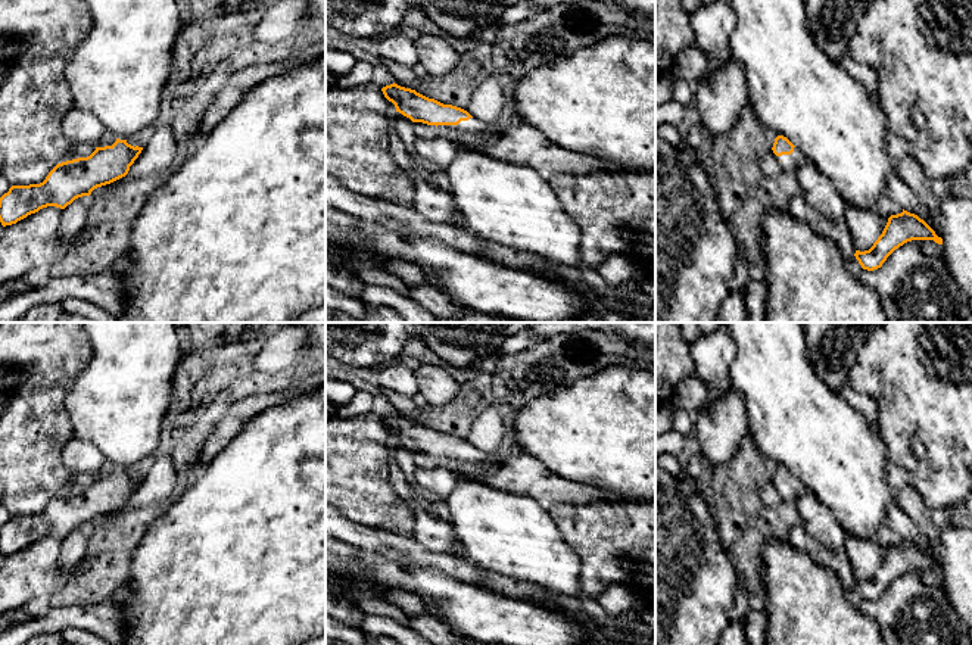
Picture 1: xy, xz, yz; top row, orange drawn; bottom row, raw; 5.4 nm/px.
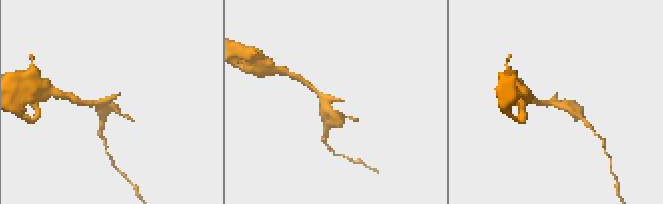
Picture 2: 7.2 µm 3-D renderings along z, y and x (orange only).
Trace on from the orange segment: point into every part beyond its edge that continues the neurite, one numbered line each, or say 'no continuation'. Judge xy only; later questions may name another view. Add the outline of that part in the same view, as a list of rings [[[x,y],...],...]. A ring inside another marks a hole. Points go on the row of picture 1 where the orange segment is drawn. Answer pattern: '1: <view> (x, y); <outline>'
no continuation

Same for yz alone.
1: yz (793, 161); [[[794,147],[794,152],[791,155],[782,155],[778,156],[778,159],[781,161],[781,166],[783,171],[795,171],[806,161],[806,156],[798,147]]]

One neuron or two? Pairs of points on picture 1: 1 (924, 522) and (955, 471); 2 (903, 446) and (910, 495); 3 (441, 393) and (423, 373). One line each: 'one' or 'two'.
1: two
2: two
3: one

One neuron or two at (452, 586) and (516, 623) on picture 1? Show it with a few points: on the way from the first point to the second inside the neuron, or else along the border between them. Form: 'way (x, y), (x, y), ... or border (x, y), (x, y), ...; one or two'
way (469, 603), (479, 613), (499, 620); one

